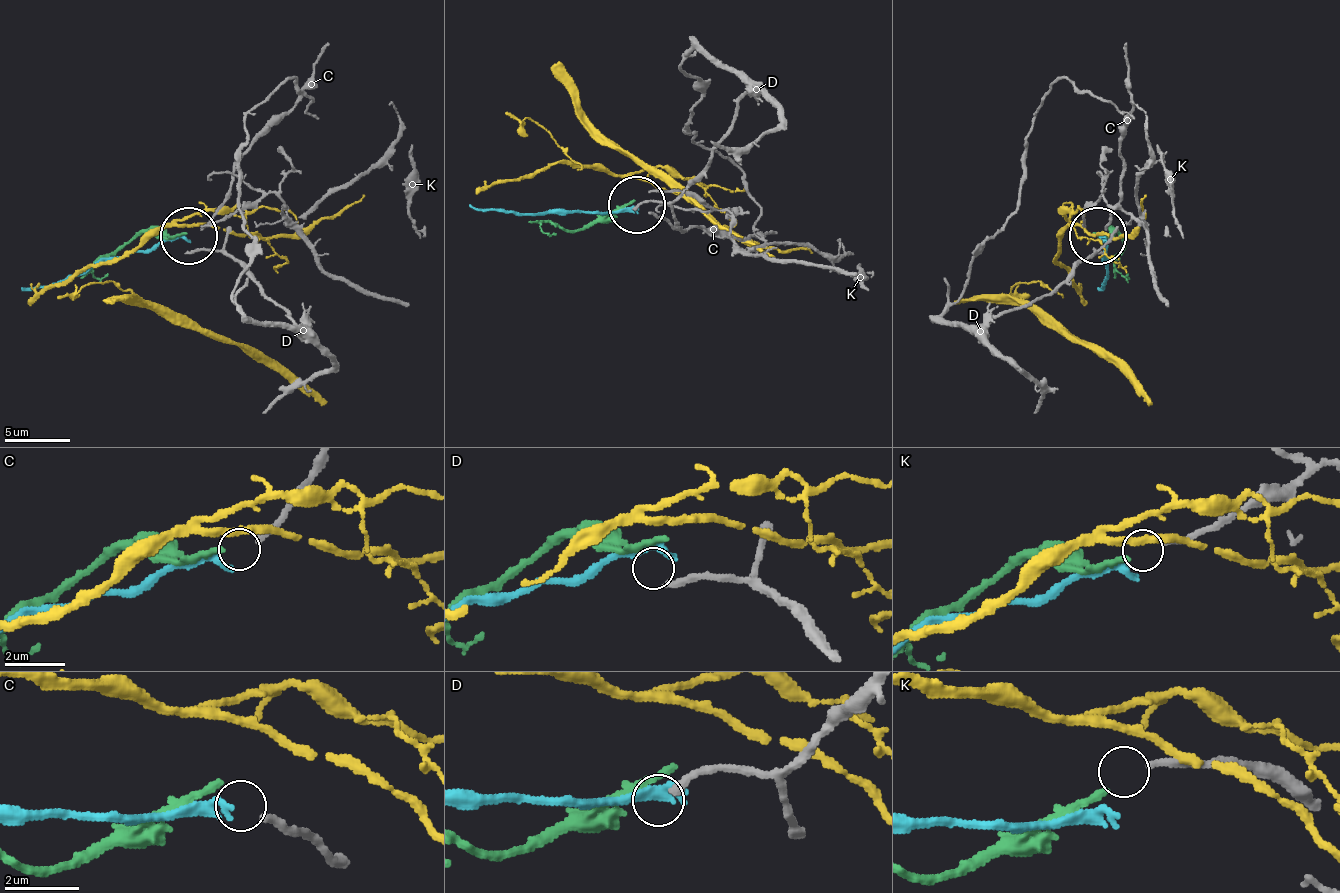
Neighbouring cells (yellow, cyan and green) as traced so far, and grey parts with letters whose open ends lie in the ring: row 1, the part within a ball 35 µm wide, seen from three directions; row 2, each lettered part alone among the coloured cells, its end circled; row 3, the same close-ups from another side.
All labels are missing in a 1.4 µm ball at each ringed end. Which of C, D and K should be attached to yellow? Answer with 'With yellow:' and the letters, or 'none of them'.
With yellow: none of them

